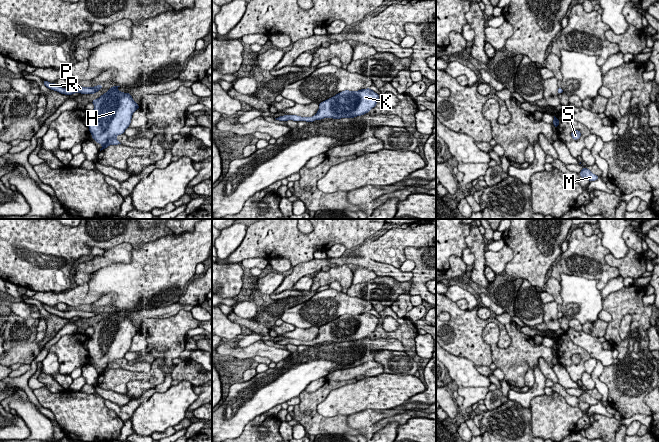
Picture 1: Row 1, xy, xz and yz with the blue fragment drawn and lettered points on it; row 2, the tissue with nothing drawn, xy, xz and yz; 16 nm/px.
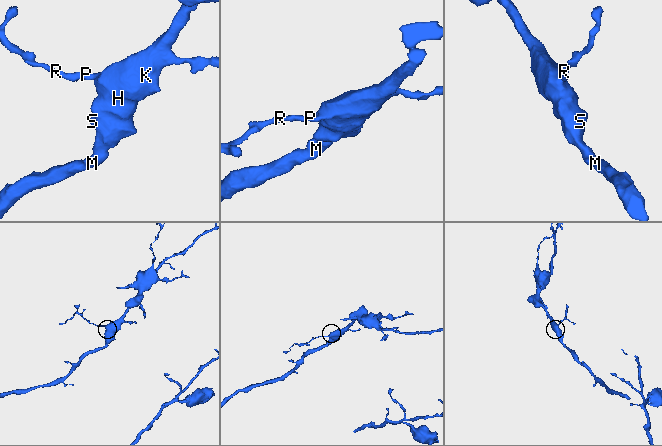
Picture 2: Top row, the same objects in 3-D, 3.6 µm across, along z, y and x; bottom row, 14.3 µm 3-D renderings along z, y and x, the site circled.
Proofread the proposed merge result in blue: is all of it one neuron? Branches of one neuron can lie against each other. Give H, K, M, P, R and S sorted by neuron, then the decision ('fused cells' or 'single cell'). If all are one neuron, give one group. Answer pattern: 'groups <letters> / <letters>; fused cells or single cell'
groups H K M P R S; single cell

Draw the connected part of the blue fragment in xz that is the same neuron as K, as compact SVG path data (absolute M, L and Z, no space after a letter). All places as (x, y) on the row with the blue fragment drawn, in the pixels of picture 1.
M370 88L358 91L342 91L335 96L319 103L318 112L312 117L284 115L275 118L279 121L306 121L313 122L324 118L354 118L369 113L379 100L379 94Z

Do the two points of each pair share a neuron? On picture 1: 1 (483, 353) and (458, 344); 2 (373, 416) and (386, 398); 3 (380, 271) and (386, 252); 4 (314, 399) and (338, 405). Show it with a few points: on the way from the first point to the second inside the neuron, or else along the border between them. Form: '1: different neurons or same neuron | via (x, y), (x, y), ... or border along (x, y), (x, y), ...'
1: same neuron | via (477, 350), (468, 344), (464, 344)
2: different neurons | border along (400, 405), (382, 410), (364, 409), (354, 414)
3: different neurons | border along (368, 257), (399, 268)
4: different neurons | border along (340, 386), (317, 405), (320, 415)

